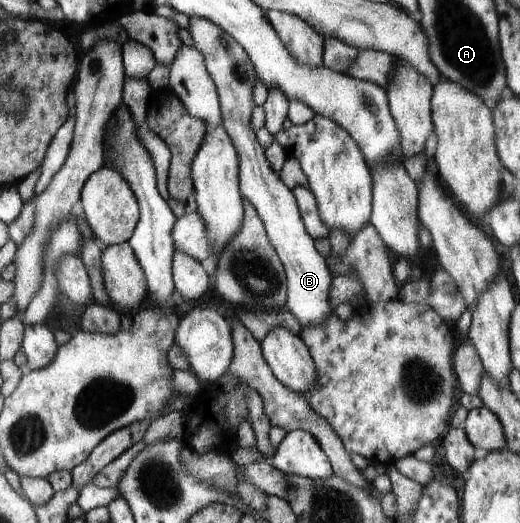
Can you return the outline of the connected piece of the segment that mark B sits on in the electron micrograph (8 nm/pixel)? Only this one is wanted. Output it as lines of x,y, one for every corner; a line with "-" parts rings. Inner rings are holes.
192,16
189,33
216,85
222,109
222,126
238,153
240,192
254,205
263,222
268,240
283,264
287,276
285,305
300,322
301,328
312,324
322,326
330,312
333,312
330,308
333,276
325,258
314,247
315,240
306,232
294,194
280,180
279,174
270,168
264,148
258,144
256,132
252,130
252,108
256,108
253,87
257,79
254,65
244,47
210,20

